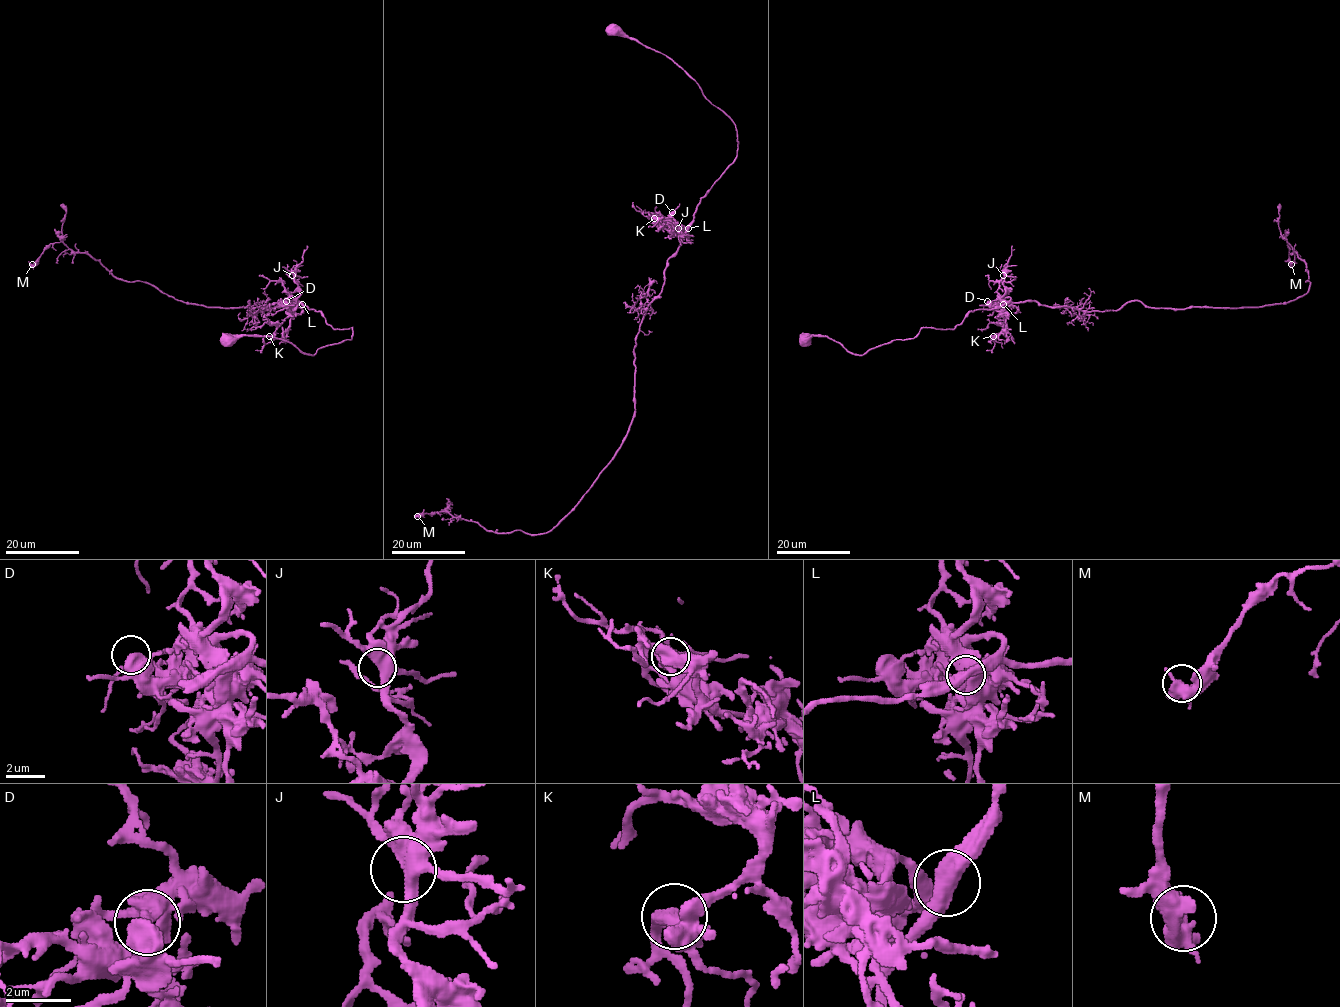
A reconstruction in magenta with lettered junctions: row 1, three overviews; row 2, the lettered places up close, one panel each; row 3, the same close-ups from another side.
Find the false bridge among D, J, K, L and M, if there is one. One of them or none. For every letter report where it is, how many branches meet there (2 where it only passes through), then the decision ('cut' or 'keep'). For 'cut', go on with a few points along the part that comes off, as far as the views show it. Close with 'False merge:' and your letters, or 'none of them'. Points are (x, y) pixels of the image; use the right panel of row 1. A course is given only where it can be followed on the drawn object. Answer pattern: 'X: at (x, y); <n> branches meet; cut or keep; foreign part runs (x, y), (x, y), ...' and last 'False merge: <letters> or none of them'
D: at (987, 301); 2 branches meet; keep
J: at (1003, 275); 3 branches meet; keep
K: at (993, 336); 2 branches meet; keep
L: at (1003, 304); 2 branches meet; cut; foreign part runs (1003, 305), (1284, 304), (1310, 285), (1287, 242), (1291, 261)
M: at (1291, 264); 2 branches meet; keep
False merge: L

